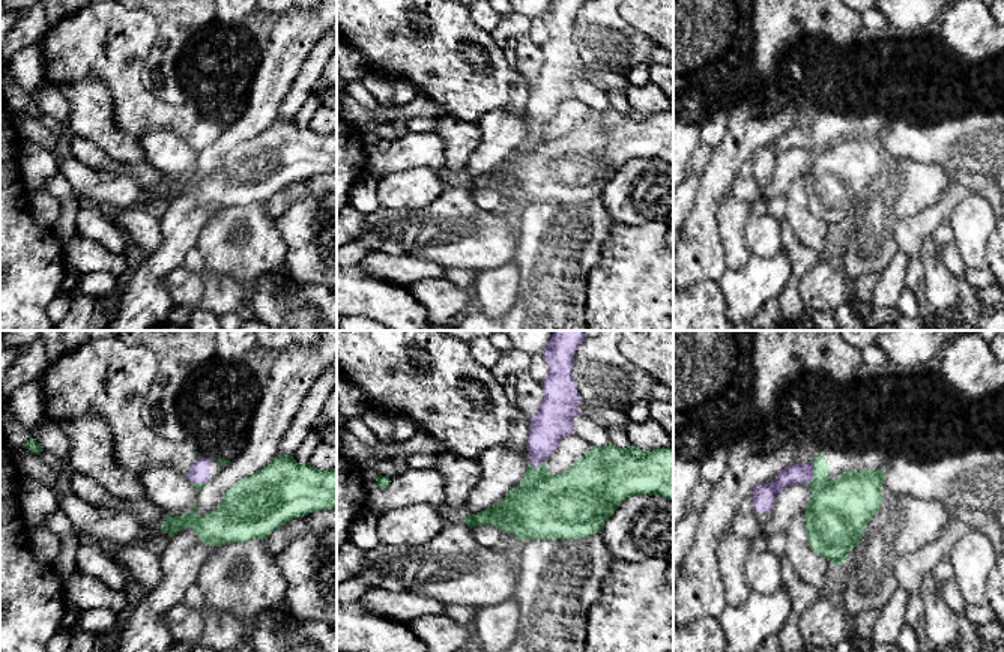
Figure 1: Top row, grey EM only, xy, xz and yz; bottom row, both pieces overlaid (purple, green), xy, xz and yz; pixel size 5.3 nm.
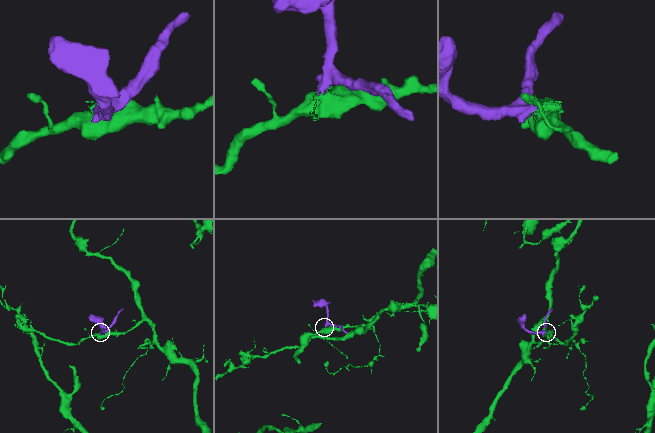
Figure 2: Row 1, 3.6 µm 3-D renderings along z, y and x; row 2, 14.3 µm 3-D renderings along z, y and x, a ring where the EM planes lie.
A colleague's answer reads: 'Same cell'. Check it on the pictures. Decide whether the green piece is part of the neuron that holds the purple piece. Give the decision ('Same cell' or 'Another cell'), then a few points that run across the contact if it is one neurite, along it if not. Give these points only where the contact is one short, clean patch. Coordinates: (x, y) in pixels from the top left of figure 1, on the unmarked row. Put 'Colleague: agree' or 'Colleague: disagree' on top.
Colleague: disagree
Another cell. Line: yz (812, 126), (812, 143), (804, 147)

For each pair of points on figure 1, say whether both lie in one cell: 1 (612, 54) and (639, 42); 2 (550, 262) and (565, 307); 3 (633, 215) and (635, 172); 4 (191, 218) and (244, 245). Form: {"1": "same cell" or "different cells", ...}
{"1": "same cell", "2": "same cell", "3": "same cell", "4": "different cells"}

